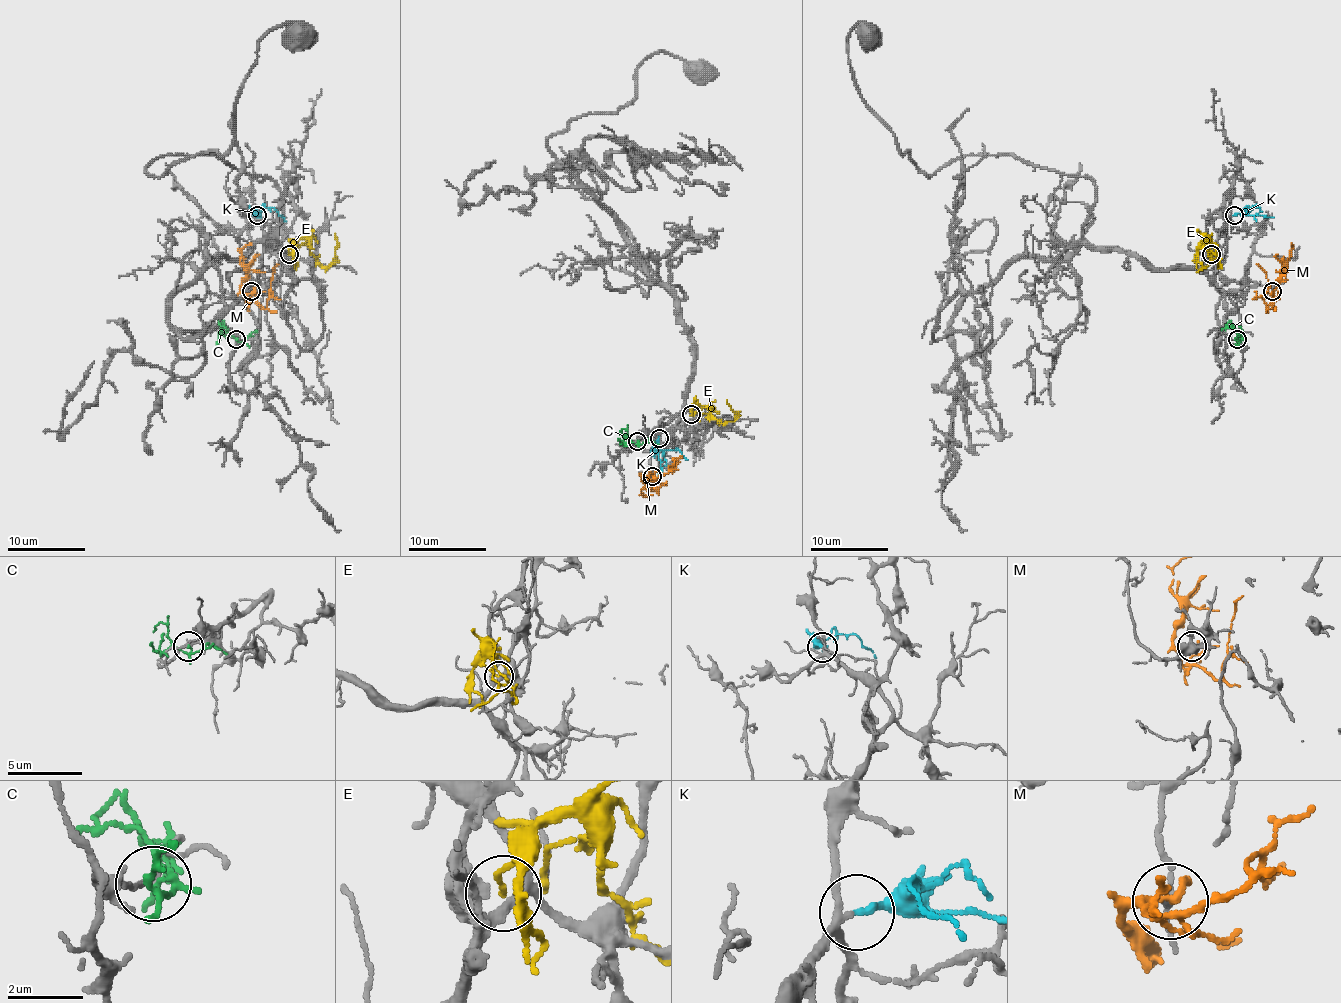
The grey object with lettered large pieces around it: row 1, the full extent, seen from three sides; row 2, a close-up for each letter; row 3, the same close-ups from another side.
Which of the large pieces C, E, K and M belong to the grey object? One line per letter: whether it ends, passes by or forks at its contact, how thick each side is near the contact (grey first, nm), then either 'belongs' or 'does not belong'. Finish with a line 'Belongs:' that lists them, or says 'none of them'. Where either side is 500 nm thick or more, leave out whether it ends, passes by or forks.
C: it forks there; 110 nm thick on the grey side, 110 nm on the other; does not belong
E: it ends there; 240 nm thick on the grey side, 130 nm on the other; does not belong
K: it ends there; 170 nm thick on the grey side, 200 nm on the other; belongs
M: it passes by; 130 nm thick on the grey side, 170 nm on the other; does not belong
Belongs: K

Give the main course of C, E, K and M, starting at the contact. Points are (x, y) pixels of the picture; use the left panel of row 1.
C: (235, 340), (224, 332), (216, 345)
E: (290, 254), (292, 246), (303, 239), (317, 260), (329, 266), (335, 254), (335, 233)
K: (257, 215), (255, 213), (261, 209), (274, 208), (286, 221)
M: (251, 291), (247, 295), (265, 309), (276, 264)

